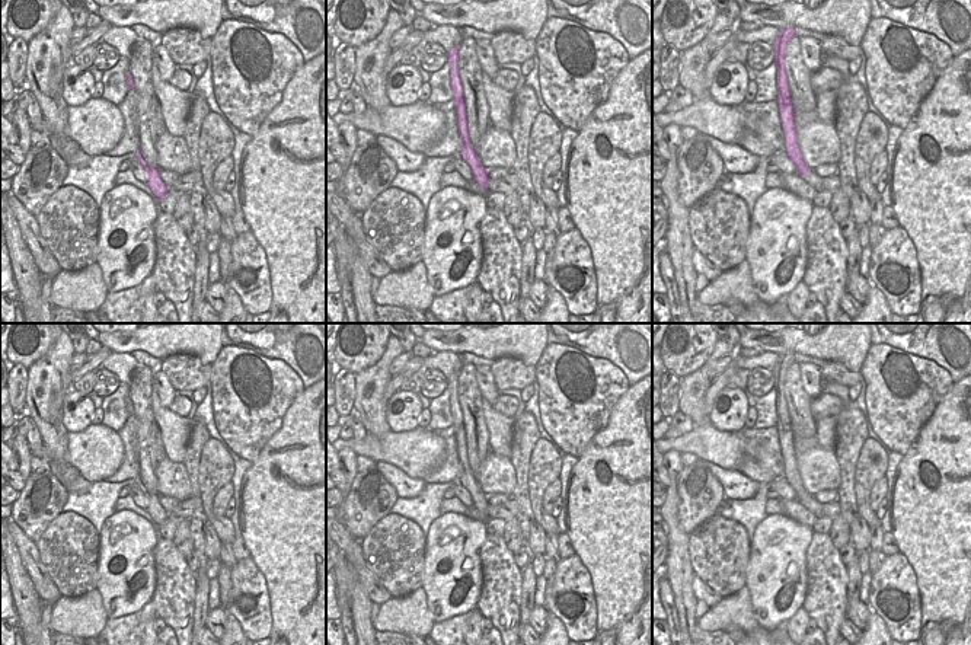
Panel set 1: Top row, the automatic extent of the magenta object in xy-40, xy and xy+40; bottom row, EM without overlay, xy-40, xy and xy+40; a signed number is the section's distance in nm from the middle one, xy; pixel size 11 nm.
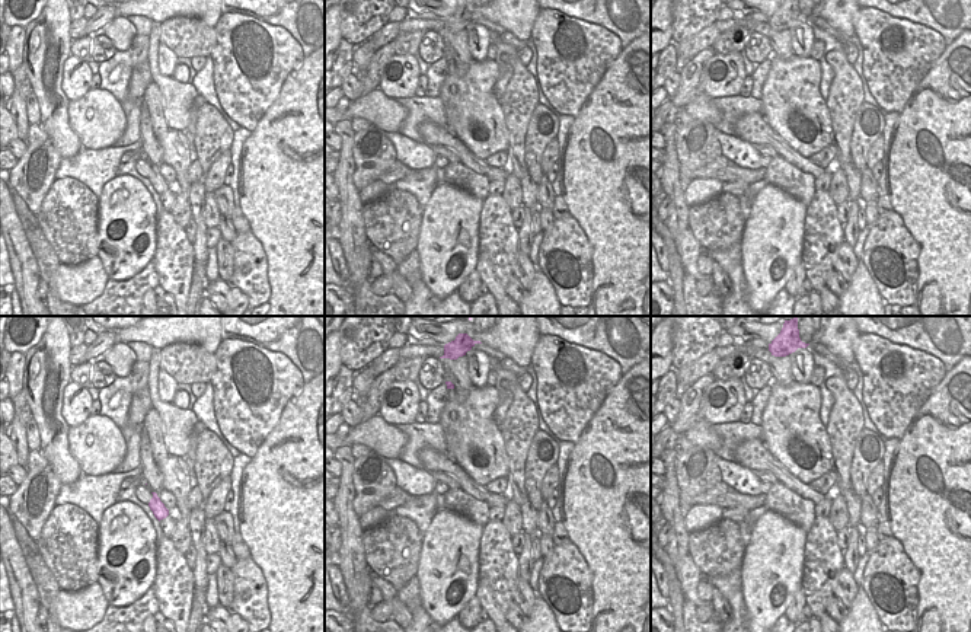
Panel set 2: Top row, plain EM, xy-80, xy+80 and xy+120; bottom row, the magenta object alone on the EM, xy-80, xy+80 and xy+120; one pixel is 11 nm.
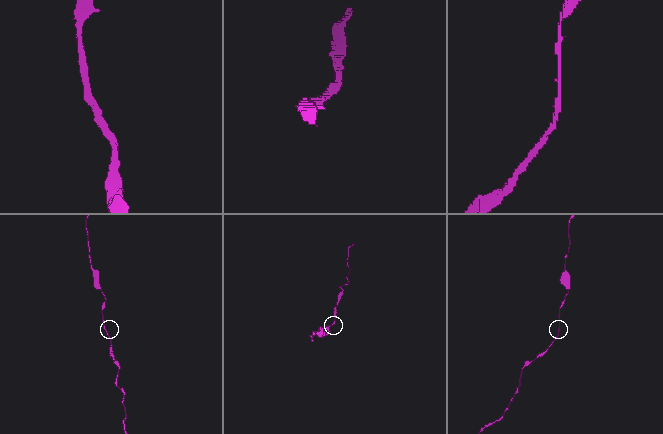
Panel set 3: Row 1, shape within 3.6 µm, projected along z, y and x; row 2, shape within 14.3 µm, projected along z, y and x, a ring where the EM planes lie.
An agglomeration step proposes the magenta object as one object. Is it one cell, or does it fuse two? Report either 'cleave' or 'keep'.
cleave

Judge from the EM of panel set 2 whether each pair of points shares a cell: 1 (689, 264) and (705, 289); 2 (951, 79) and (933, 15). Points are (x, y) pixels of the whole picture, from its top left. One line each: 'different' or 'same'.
1: different
2: different

